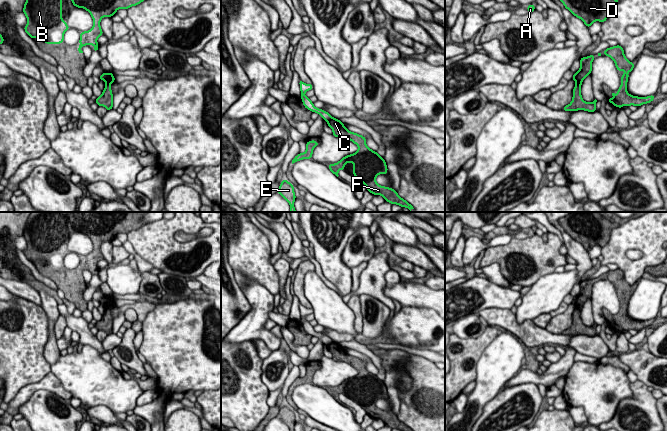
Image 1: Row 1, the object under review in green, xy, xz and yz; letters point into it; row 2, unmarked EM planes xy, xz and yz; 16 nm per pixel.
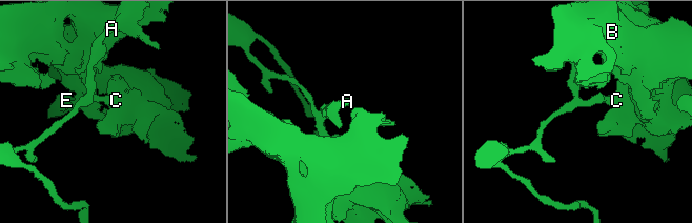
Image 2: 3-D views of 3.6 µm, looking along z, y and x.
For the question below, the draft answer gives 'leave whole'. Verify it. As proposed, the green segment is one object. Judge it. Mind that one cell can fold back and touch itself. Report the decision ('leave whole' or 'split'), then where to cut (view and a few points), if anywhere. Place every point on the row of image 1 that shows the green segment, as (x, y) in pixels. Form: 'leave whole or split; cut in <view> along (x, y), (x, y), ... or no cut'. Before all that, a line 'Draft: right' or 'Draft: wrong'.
Draft: wrong
split; cut in xz along (332, 117), (326, 121)

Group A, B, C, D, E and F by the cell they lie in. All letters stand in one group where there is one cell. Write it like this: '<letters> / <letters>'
A / B C D E F

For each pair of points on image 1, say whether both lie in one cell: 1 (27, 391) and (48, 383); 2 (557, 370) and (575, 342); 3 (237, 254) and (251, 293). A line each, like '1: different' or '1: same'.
1: same
2: different
3: different

